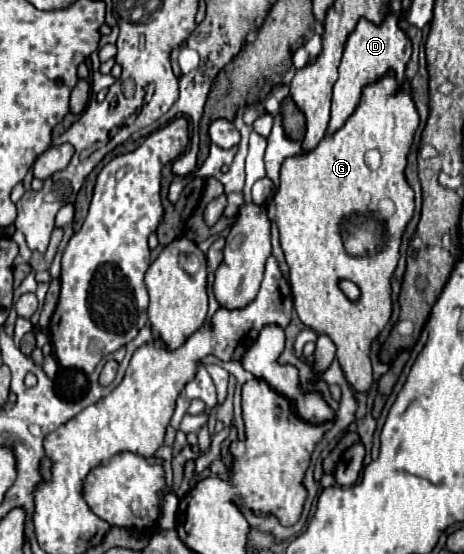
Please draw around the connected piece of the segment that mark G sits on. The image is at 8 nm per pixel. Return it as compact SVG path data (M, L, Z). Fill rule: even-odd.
M384 74L384 78L376 78L376 82L370 82L370 84L364 88L358 108L354 110L354 114L346 120L346 124L344 124L340 130L336 130L334 134L326 136L314 150L310 150L310 152L300 152L300 154L296 154L296 156L288 156L288 158L282 162L282 168L280 168L280 186L278 186L278 190L276 190L274 198L272 198L272 208L270 208L272 212L270 212L270 216L272 216L272 218L276 220L276 224L278 224L278 230L280 230L280 244L282 244L282 250L284 250L284 254L286 254L286 262L288 262L288 266L290 266L290 288L292 288L292 296L294 296L294 308L296 308L300 320L304 322L304 326L312 328L312 330L318 332L318 334L328 334L328 336L332 338L332 342L334 342L336 348L338 348L338 350L336 350L336 358L338 358L338 362L340 362L340 366L342 366L342 370L344 370L348 382L350 382L350 384L354 386L354 390L358 390L358 392L364 392L364 390L368 390L368 388L372 386L370 346L372 346L372 342L376 340L376 336L384 330L384 326L386 326L388 320L390 320L390 314L392 314L390 278L392 278L392 274L394 274L394 270L396 270L398 260L400 260L400 242L402 242L402 234L404 234L404 230L406 230L406 226L408 226L408 222L410 222L410 218L412 218L412 214L414 214L414 190L410 188L404 170L406 170L406 156L408 156L408 150L410 150L410 146L412 146L412 138L414 138L416 128L418 128L418 114L416 114L416 106L414 106L414 102L412 102L412 88L410 88L410 82L404 80L402 84L398 84L396 78L392 78L392 74ZM370 148L376 148L376 150L380 152L380 156L382 156L382 164L380 164L376 170L370 170L370 168L364 164L364 154L366 154ZM380 202L392 204L392 210L390 210L390 212L380 212ZM348 238L360 238L360 254L358 254L358 256L348 256L348 254L344 252L344 242L346 242ZM340 278L348 278L348 280L352 280L352 282L356 282L356 284L360 286L362 296L360 296L358 304L350 302L350 300L344 296L344 292L338 288L336 282L338 282Z

